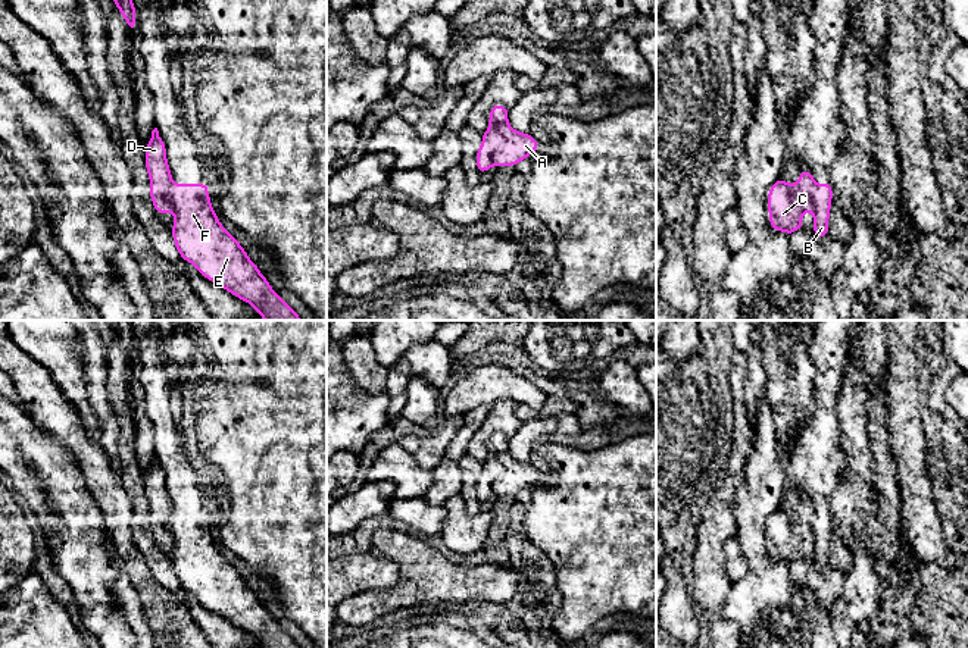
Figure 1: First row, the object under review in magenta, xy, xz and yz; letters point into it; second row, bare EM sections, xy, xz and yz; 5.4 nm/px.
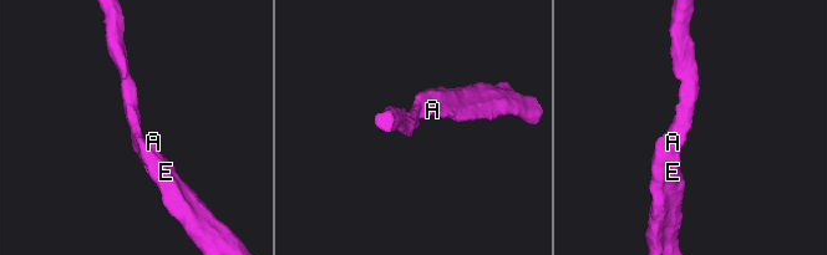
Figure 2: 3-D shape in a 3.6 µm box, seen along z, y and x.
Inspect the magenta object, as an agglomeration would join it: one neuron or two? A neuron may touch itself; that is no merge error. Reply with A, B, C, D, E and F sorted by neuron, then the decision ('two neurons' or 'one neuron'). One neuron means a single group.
groups A B E F / C D; two neurons

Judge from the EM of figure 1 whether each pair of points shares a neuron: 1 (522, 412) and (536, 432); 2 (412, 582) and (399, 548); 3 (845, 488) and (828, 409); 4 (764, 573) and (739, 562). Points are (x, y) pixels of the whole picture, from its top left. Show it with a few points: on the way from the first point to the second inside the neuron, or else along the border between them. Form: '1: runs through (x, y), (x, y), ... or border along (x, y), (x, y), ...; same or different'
1: border along (539, 416), (521, 423); different
2: runs through (412, 573), (412, 562), (408, 557); same
3: border along (843, 438), (840, 443), (842, 466), (831, 491); different
4: border along (742, 554), (746, 562), (746, 572), (734, 582); different

